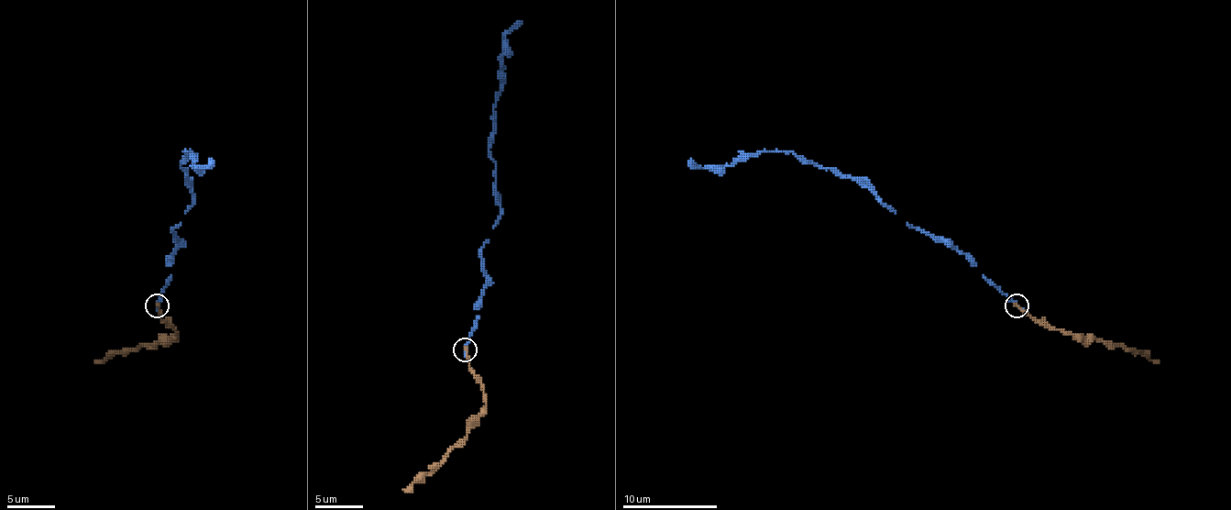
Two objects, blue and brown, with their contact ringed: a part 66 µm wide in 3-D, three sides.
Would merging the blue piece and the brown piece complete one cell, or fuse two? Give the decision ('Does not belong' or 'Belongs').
Belongs

